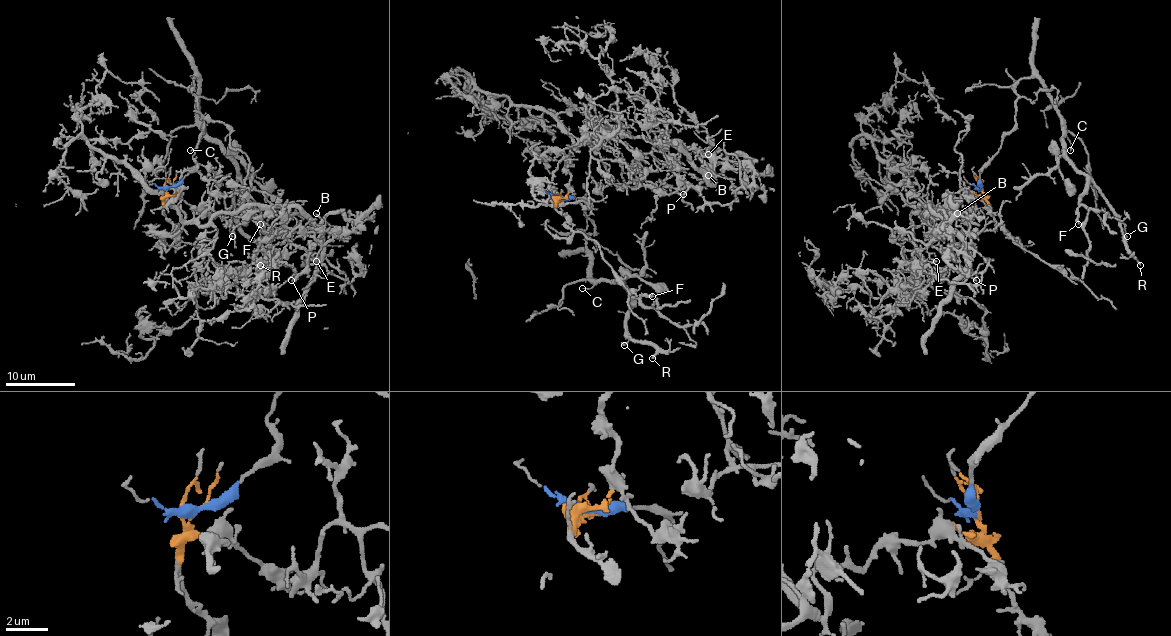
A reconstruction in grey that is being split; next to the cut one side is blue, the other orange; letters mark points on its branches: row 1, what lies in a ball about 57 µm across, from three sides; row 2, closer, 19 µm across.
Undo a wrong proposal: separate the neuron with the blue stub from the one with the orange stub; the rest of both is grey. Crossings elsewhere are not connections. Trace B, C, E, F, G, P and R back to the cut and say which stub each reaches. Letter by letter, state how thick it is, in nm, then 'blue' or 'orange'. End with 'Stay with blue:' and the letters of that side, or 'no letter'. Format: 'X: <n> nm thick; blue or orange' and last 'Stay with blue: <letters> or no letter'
B: 120 nm thick; orange
C: 120 nm thick; blue
E: 130 nm thick; orange
F: 170 nm thick; blue
G: 100 nm thick; blue
P: 180 nm thick; orange
R: 170 nm thick; blue
Stay with blue: C, F, G, R

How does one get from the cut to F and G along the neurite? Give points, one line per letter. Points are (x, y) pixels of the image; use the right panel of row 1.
F: (981, 189), (981, 166), (1015, 124), (1016, 84), (1035, 77), (1058, 114), (1062, 152), (1086, 177), (1077, 224)
G: (981, 189), (981, 166), (1015, 124), (1016, 84), (1035, 77), (1058, 114), (1062, 152), (1100, 193), (1126, 236)

